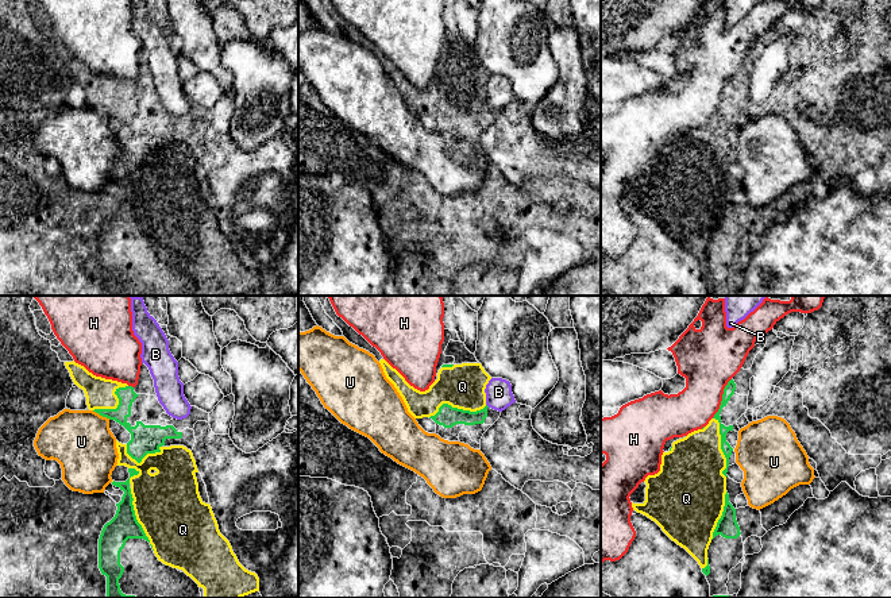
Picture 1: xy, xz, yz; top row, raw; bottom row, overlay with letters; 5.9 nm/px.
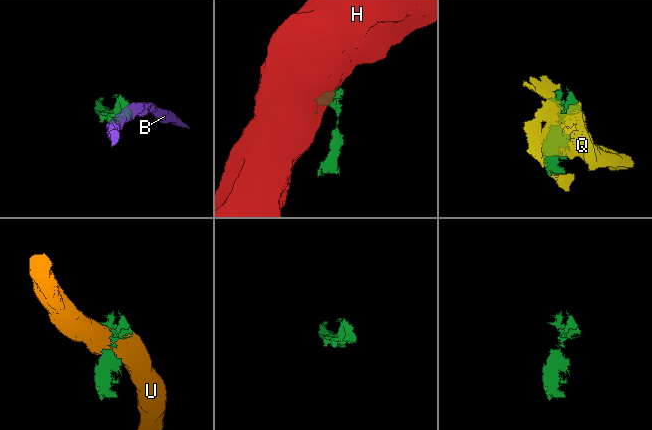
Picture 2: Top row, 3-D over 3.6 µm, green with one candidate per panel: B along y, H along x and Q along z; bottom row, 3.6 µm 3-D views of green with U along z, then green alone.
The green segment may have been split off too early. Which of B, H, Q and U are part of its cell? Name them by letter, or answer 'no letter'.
Q

